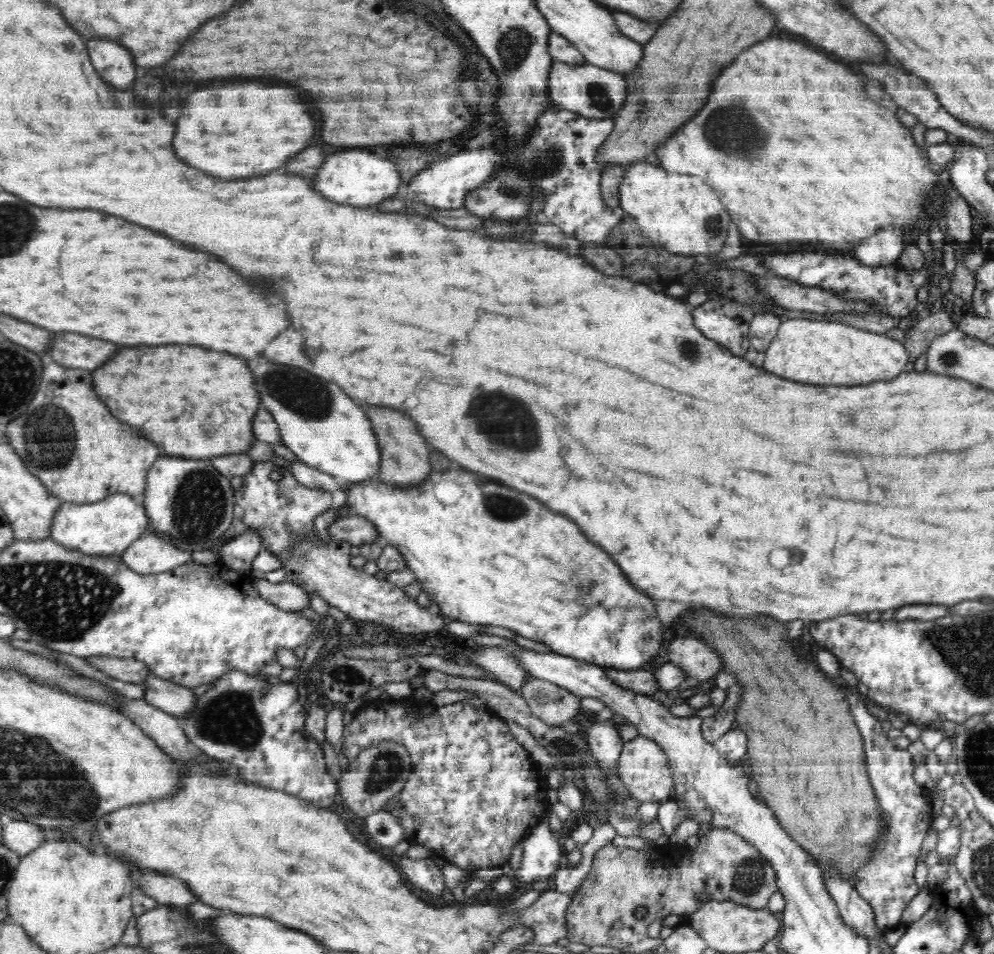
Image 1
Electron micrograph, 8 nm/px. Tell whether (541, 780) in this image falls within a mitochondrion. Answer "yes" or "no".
no

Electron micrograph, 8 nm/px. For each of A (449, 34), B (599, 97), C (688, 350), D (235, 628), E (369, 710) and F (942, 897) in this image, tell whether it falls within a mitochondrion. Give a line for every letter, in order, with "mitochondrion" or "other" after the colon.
A: other
B: mitochondrion
C: mitochondrion
D: other
E: other
F: other

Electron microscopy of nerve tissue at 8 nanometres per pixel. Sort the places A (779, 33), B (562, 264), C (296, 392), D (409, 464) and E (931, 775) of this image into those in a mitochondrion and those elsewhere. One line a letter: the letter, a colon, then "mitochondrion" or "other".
A: other
B: other
C: mitochondrion
D: other
E: other

